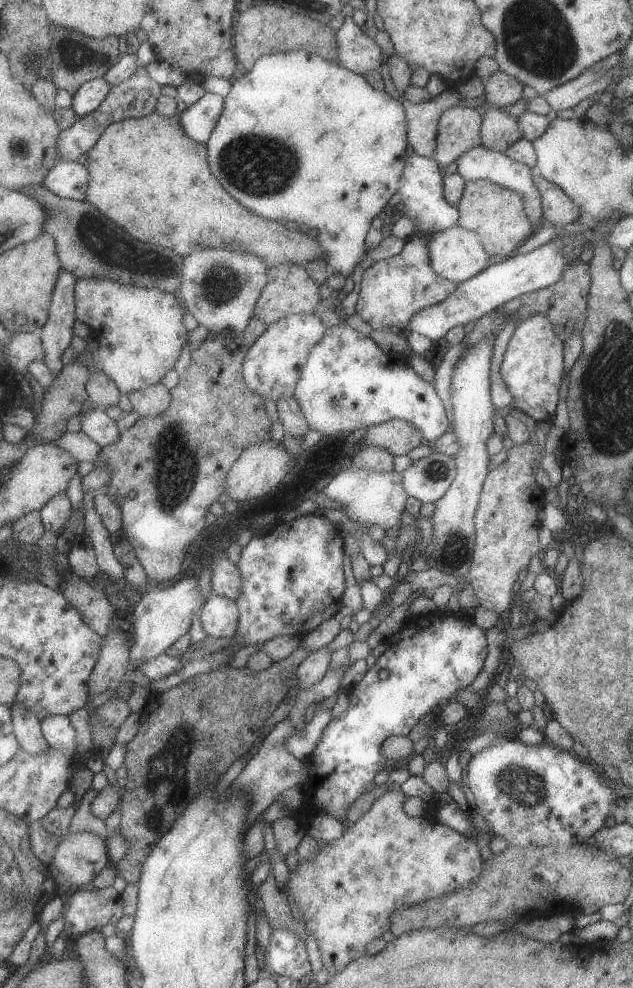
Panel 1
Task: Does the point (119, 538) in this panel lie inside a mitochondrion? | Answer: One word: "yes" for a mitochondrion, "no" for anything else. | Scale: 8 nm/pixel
no

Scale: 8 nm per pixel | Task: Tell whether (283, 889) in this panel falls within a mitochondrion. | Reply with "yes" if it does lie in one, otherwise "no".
no

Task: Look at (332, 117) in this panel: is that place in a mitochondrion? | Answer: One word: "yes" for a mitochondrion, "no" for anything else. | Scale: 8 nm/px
no

